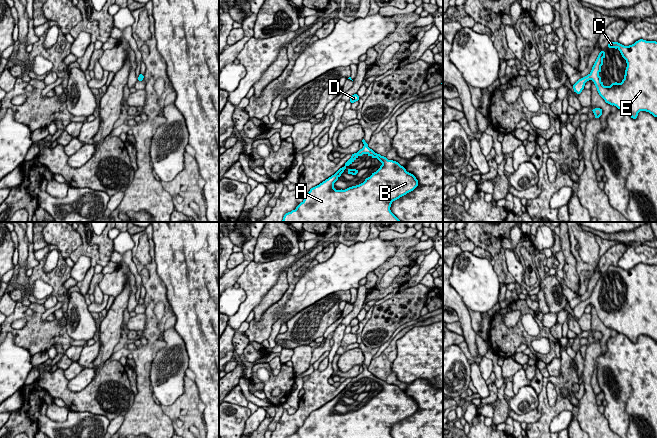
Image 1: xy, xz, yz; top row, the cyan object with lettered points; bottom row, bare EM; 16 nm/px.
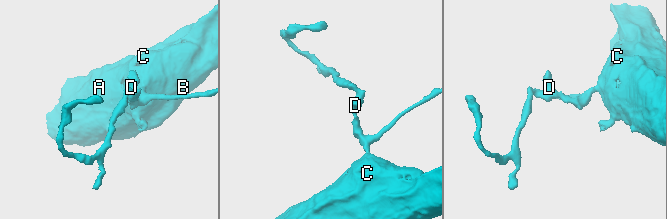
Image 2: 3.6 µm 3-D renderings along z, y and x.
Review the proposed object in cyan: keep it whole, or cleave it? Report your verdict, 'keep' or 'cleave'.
keep

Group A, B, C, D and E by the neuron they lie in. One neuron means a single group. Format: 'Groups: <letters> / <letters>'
Groups: A B C D E

